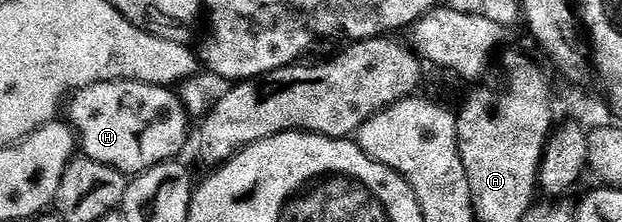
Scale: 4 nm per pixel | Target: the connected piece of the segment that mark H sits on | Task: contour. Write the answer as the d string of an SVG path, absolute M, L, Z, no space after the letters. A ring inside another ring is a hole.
M135 80L97 83L77 92L72 102L68 119L77 131L82 153L123 175L136 176L159 164L170 163L180 157L178 155L187 144L191 118L186 104L176 91L164 85L137 83Z

